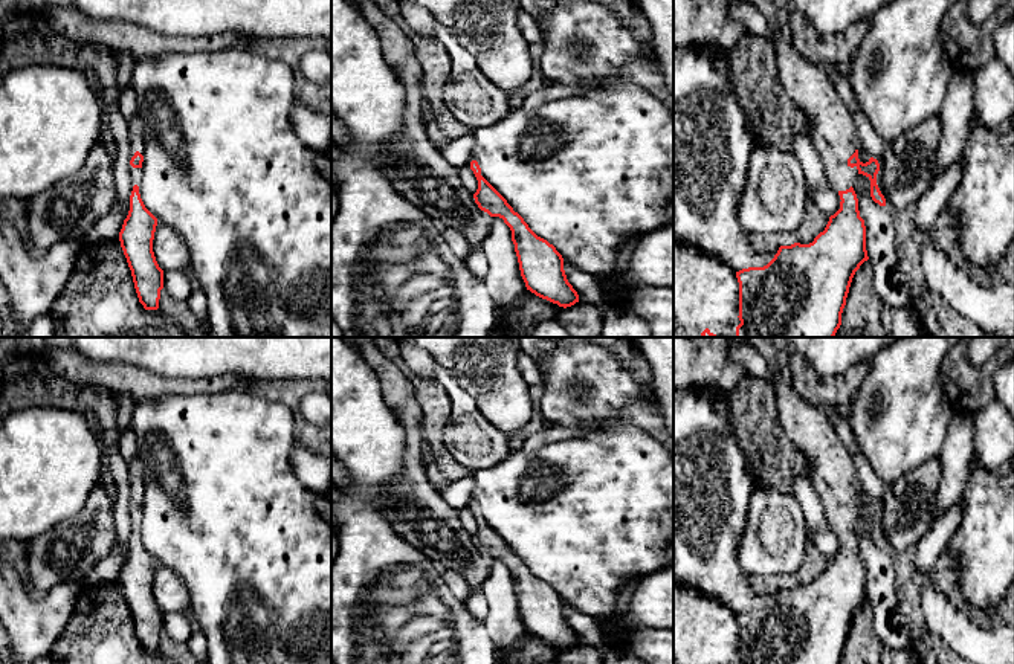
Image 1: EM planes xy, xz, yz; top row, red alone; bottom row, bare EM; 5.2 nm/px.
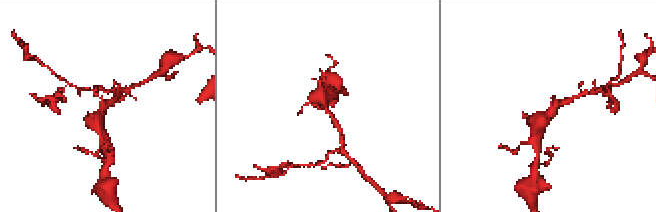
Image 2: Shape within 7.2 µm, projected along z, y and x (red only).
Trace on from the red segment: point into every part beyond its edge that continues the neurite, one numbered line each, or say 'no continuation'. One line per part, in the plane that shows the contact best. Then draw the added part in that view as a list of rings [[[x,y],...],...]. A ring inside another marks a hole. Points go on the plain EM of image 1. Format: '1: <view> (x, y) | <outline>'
1: yz (833, 475) | [[[771,337],[747,339],[768,363],[776,391],[779,424],[808,459],[808,479],[822,501],[828,524],[835,533],[849,531],[858,511],[851,510],[848,501],[864,488],[846,447],[822,408],[805,401],[783,379],[777,348]]]

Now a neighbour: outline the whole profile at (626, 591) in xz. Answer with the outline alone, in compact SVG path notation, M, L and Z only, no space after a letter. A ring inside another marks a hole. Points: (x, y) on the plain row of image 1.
M638 579L629 580L618 589L617 603L620 609L631 603L632 595L638 586L638 582Z

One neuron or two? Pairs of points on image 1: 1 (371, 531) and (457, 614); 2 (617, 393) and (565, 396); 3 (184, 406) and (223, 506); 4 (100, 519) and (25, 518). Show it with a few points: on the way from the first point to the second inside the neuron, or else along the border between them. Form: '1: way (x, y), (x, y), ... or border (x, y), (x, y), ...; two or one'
1: way (385, 556), (419, 589), (432, 597); one
2: way (605, 393), (581, 393), (578, 396); one
3: way (187, 431), (187, 437), (217, 467), (219, 481); one
4: border (89, 493), (84, 504), (75, 513), (34, 539); two

